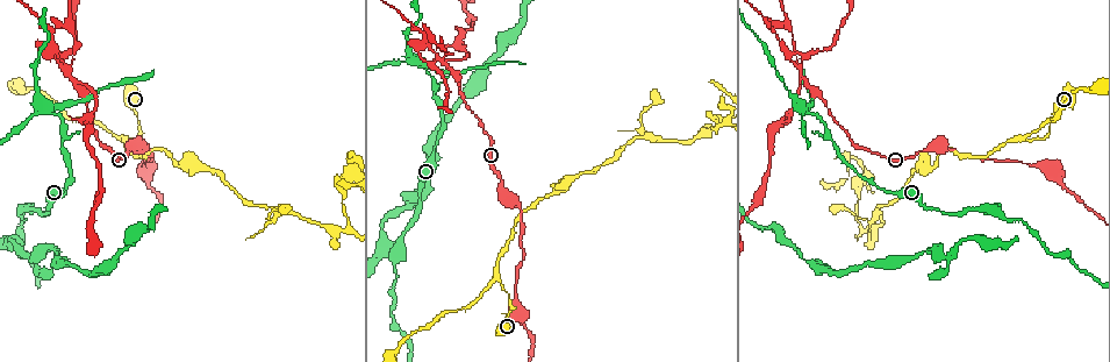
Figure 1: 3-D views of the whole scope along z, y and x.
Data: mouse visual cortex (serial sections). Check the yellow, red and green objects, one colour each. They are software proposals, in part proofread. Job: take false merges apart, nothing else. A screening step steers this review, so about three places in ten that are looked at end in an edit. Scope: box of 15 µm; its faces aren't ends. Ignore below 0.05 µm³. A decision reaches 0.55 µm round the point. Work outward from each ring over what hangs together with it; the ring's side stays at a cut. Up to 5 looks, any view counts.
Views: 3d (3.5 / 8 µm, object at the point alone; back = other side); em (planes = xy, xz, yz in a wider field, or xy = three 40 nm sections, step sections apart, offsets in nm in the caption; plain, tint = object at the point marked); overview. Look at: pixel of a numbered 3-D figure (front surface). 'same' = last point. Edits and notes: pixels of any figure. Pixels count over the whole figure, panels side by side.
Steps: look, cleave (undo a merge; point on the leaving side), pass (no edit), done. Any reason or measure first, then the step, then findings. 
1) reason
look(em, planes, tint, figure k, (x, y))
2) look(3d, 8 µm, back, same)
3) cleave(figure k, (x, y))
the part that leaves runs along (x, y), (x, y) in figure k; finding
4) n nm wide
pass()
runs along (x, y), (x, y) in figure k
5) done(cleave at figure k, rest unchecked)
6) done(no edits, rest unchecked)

a narrow waist
look(em, xy, step 5, tint, figure 1, (496, 277))

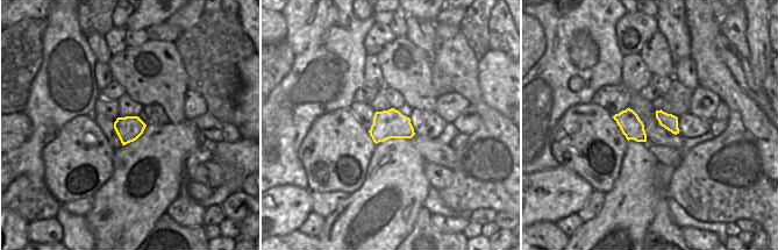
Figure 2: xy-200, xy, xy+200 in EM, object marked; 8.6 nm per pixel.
see where the arms go
look(3d, 3.5 µm, same)

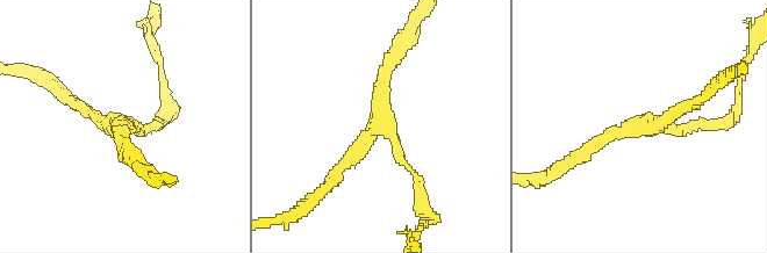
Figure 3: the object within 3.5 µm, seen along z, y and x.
arms of 100, 150, 200 nm
pass()
runs along (705, 124), (635, 124), (578, 156) in figure 3; all the same cell

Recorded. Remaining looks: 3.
sharp bend
look(3d, 3.5 µm, figure 1, (878, 208))

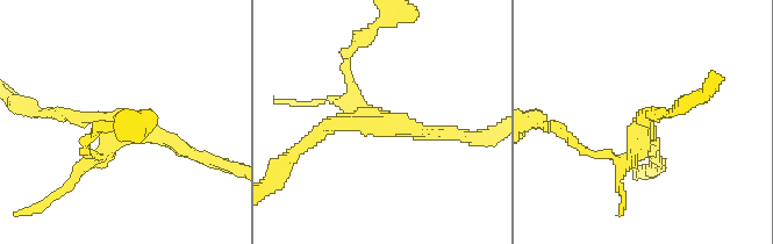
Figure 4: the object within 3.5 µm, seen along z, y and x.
3 arms; arms of 100, 150, 200 nm
look(em, xy, step 2, tint, figure 4, (375, 123))

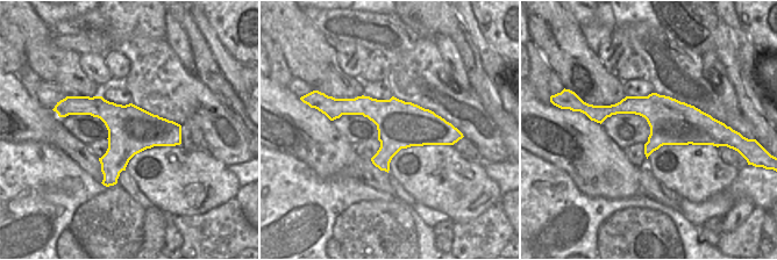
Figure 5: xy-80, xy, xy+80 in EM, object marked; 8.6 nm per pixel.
cut it another way
look(em, xy, step 1, tint, same)

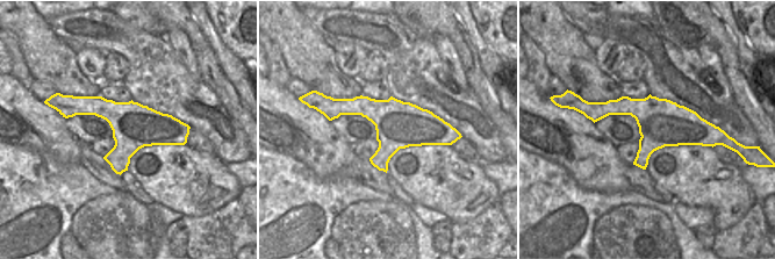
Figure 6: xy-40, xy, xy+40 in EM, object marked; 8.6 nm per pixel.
pass()
runs along (45, 113), (113, 120), (188, 152) in figure 4; continuous, no second cell

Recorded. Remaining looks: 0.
done(no edits, rest unchecked)

